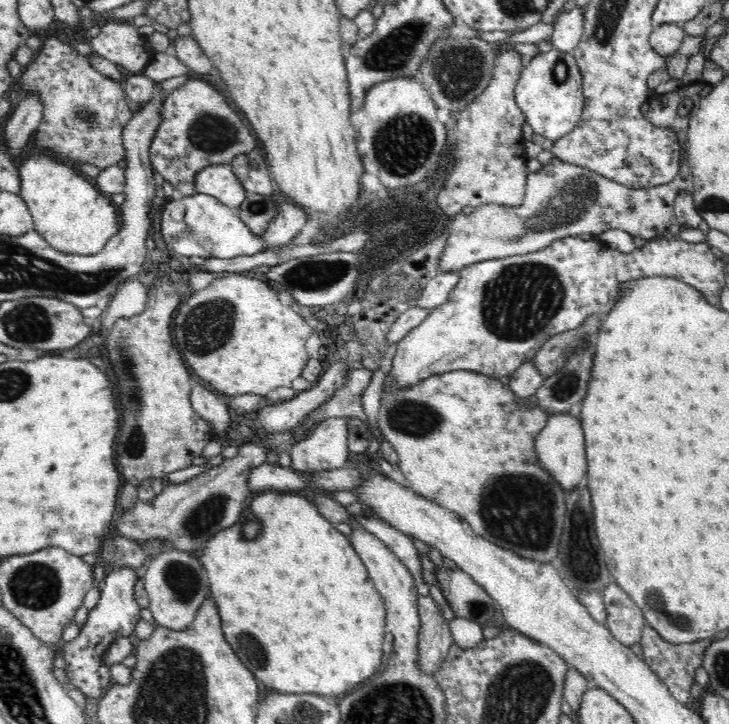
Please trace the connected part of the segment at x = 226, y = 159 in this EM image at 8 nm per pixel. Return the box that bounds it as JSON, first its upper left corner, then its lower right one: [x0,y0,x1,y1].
[149,79,256,196]

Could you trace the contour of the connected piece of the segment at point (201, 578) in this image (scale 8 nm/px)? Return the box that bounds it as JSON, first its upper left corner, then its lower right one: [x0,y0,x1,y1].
[142,549,211,630]

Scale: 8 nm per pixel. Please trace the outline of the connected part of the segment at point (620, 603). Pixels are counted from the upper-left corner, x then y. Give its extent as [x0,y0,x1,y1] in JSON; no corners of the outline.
[602,580,646,647]

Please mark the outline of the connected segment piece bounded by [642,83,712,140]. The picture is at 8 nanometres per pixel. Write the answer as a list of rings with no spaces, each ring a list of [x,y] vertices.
[[[691,83],[675,91],[656,94],[642,104],[642,113],[652,123],[662,128],[673,128],[680,140],[686,140],[688,111],[699,105],[702,97],[712,90],[706,84]]]

